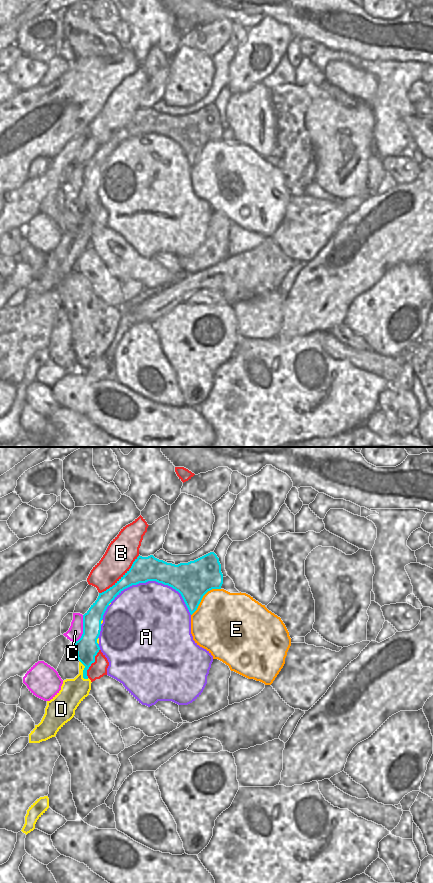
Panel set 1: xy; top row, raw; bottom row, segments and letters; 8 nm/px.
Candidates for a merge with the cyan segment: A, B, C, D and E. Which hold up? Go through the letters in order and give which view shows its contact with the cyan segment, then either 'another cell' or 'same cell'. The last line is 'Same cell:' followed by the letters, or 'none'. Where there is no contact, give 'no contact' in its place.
A: contact in xy; another cell
B: contact in xy; another cell
C: contact in xy; another cell
D: contact in xy; same cell
E: contact in xy; another cell
Same cell: D

